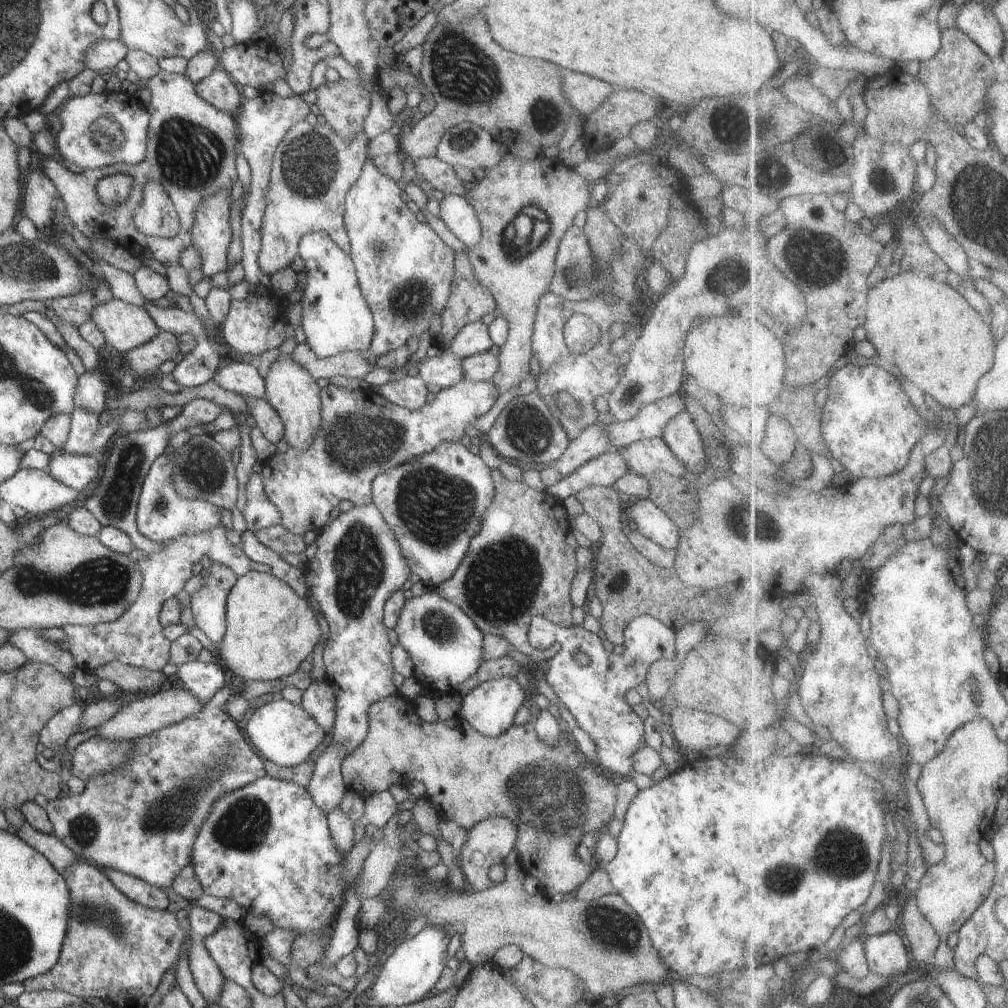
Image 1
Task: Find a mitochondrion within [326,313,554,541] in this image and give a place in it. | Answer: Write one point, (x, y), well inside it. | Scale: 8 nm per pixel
(526, 426)

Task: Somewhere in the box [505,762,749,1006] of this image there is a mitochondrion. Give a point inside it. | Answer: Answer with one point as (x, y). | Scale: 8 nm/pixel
(611, 920)

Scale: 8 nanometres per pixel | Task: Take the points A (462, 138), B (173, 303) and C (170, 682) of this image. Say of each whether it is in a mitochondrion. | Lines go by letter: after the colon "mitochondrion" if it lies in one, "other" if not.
A: mitochondrion
B: other
C: other

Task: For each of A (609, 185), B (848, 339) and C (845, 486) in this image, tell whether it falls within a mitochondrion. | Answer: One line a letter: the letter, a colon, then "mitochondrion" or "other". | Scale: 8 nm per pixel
A: other
B: other
C: other

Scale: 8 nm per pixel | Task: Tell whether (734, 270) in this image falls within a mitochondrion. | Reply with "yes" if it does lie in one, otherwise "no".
yes

